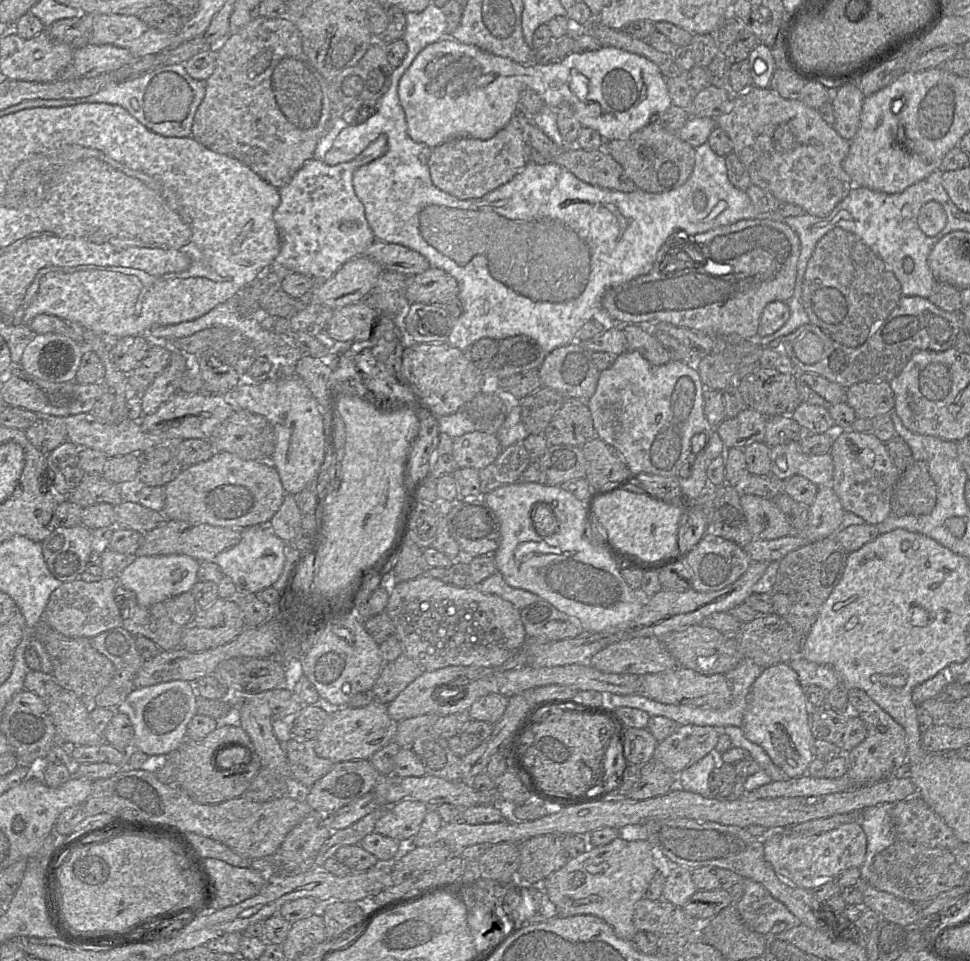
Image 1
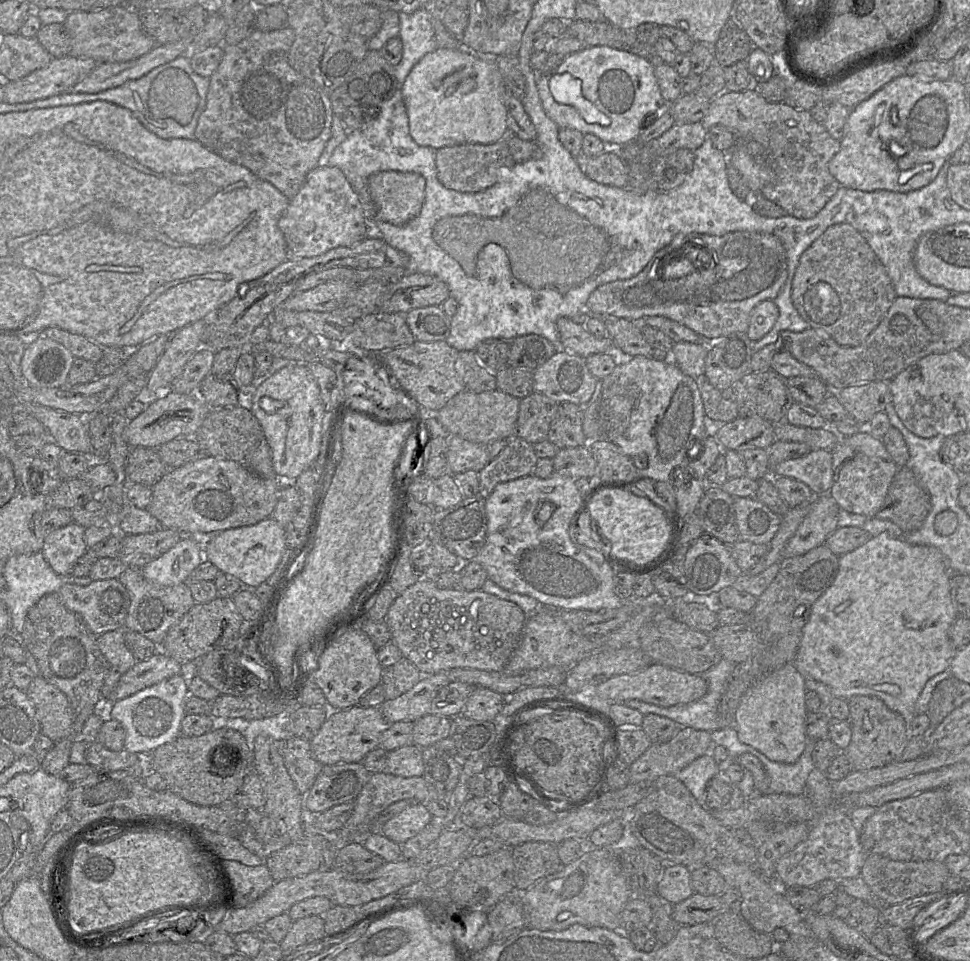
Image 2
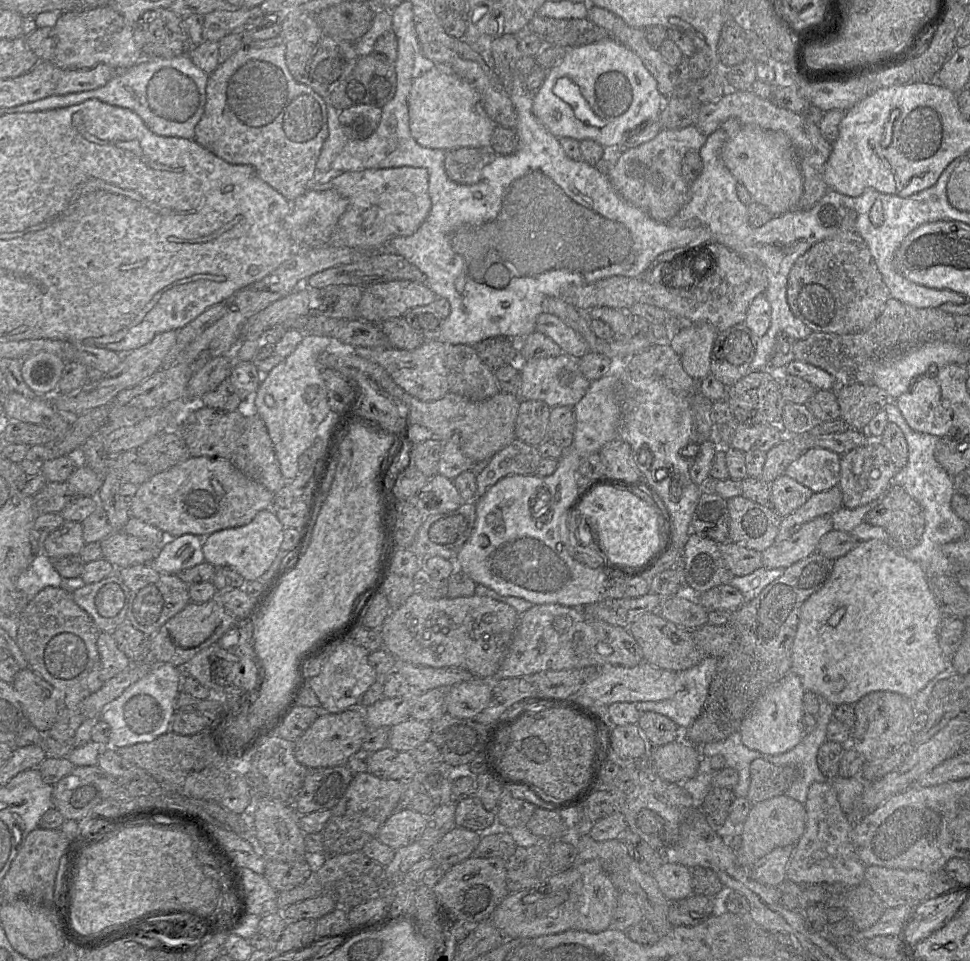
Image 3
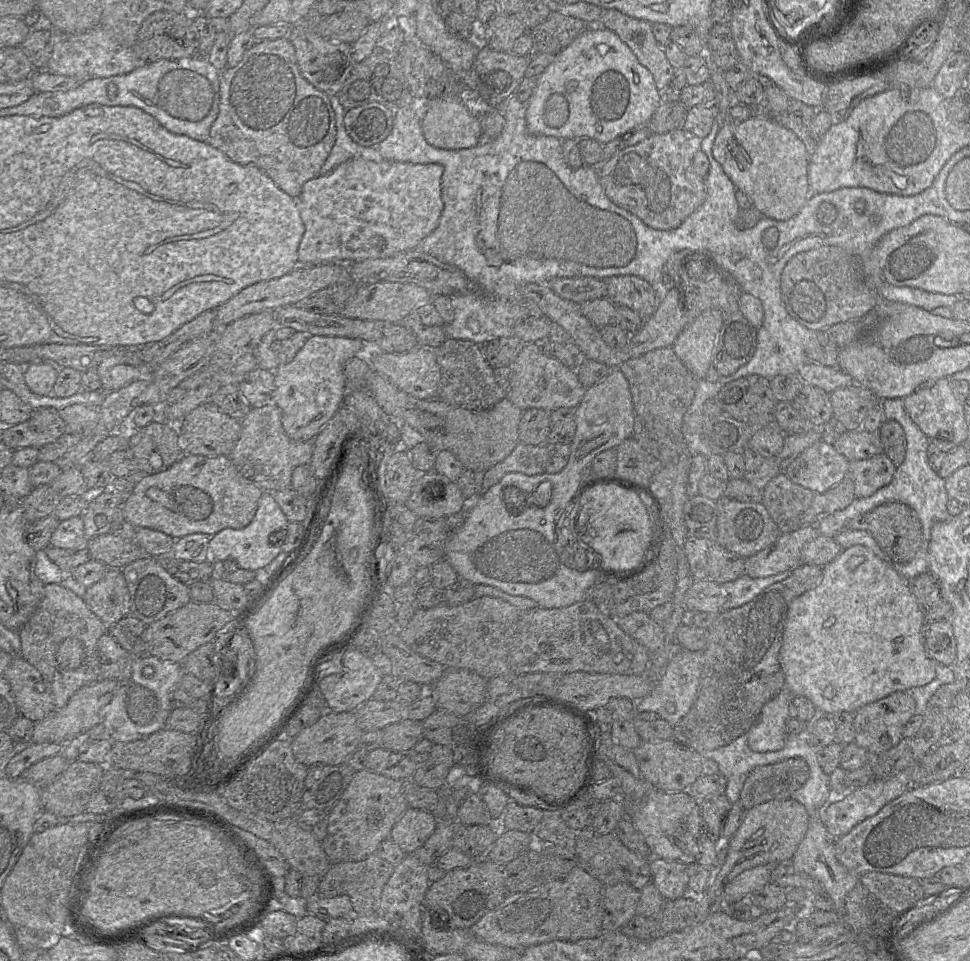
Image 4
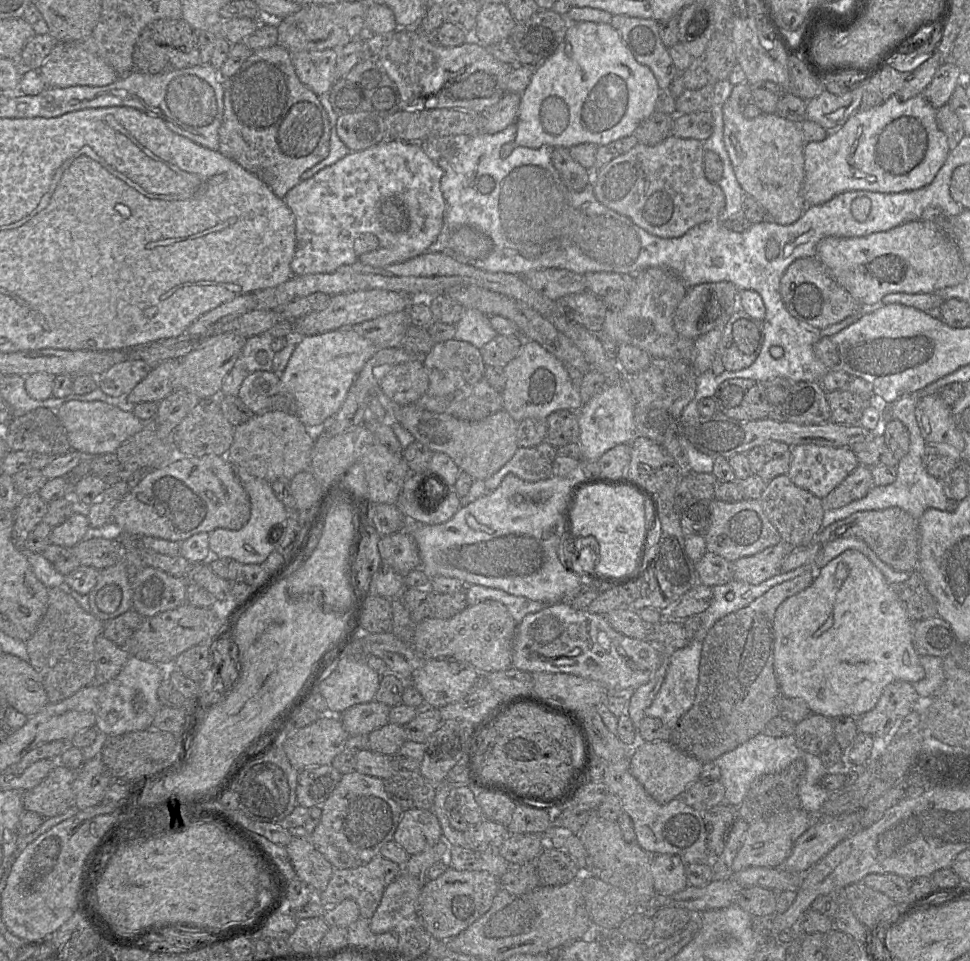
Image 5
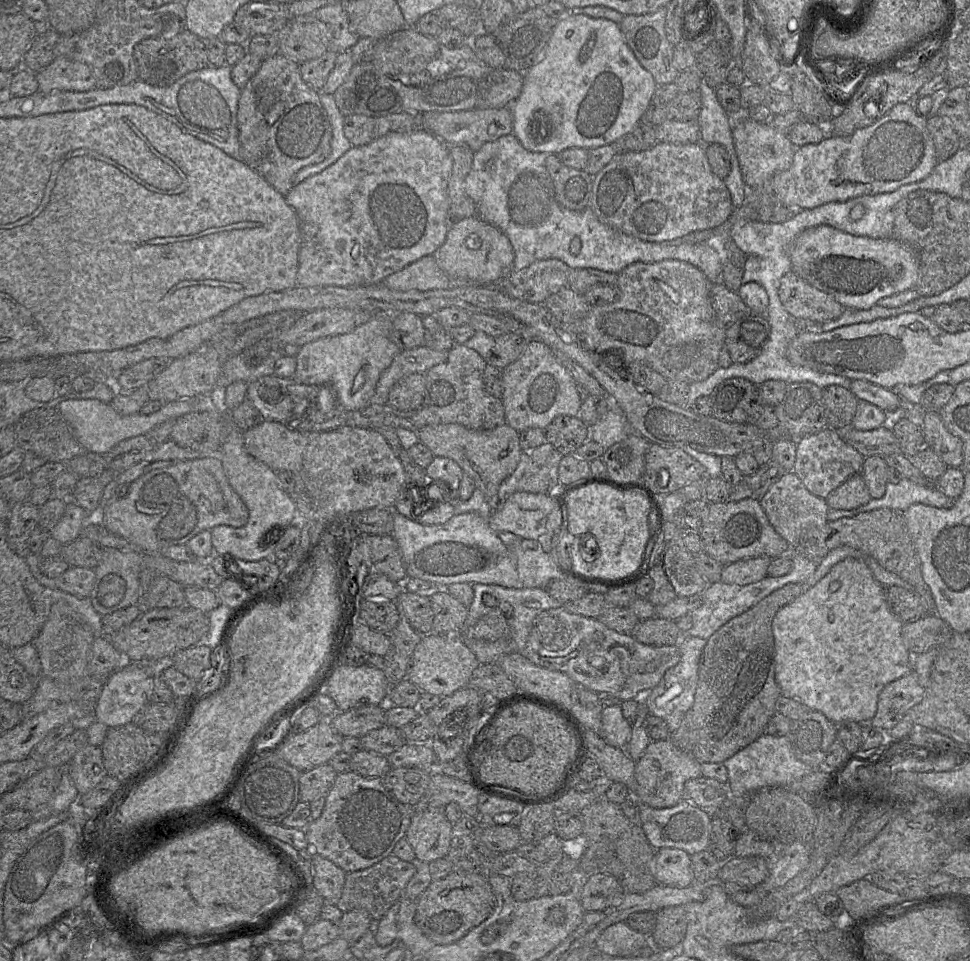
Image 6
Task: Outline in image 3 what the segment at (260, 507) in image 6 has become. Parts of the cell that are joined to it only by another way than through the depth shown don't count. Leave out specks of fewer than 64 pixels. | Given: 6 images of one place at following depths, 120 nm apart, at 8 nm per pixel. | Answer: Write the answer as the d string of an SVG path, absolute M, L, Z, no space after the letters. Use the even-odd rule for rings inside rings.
M272 509L262 510L247 525L228 528L209 535L203 545L204 562L214 567L229 567L246 581L261 578L276 560L283 542L282 525Z

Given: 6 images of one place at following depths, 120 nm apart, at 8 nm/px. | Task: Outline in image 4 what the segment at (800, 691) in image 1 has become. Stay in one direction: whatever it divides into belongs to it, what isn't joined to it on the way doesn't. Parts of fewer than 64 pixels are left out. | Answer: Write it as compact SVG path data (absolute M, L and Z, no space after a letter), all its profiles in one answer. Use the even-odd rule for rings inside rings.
M784 687L768 701L749 731L746 733L749 748L754 752L777 751L784 747L789 716L789 704L794 694Z

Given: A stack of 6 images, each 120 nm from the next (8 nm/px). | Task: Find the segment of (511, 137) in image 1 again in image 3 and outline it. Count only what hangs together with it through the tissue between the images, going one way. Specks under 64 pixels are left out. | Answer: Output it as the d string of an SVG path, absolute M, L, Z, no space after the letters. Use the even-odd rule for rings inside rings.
M462 147L447 151L446 173L456 183L477 184L482 179L483 168L496 156L492 148Z

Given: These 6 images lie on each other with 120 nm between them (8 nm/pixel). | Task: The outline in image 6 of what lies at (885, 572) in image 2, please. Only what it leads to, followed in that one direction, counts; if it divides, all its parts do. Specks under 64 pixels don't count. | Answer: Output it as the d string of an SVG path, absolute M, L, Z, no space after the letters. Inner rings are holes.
M845 558L835 564L814 586L806 589L791 603L781 607L772 620L775 647L775 680L780 688L781 695L800 702L808 710L822 712L827 719L835 724L848 720L856 721L860 724L869 723L876 713L878 697L881 690L888 683L913 670L913 655L907 648L902 637L903 624L889 609L886 600L886 588L878 583L866 563L855 558Z

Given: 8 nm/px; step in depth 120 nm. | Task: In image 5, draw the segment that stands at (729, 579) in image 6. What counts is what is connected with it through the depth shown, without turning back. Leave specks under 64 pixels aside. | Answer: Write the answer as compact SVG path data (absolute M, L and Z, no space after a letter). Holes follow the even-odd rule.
M781 540L755 555L735 560L733 579L752 585L761 584L781 572L782 560L793 548L795 547Z

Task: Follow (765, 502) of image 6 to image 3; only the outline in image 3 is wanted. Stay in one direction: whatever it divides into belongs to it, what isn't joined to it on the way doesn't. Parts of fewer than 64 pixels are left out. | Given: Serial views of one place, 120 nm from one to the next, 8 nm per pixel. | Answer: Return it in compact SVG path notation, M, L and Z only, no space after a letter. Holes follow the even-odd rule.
M781 475L771 483L771 502L780 518L785 518L811 497L813 492L792 478Z

